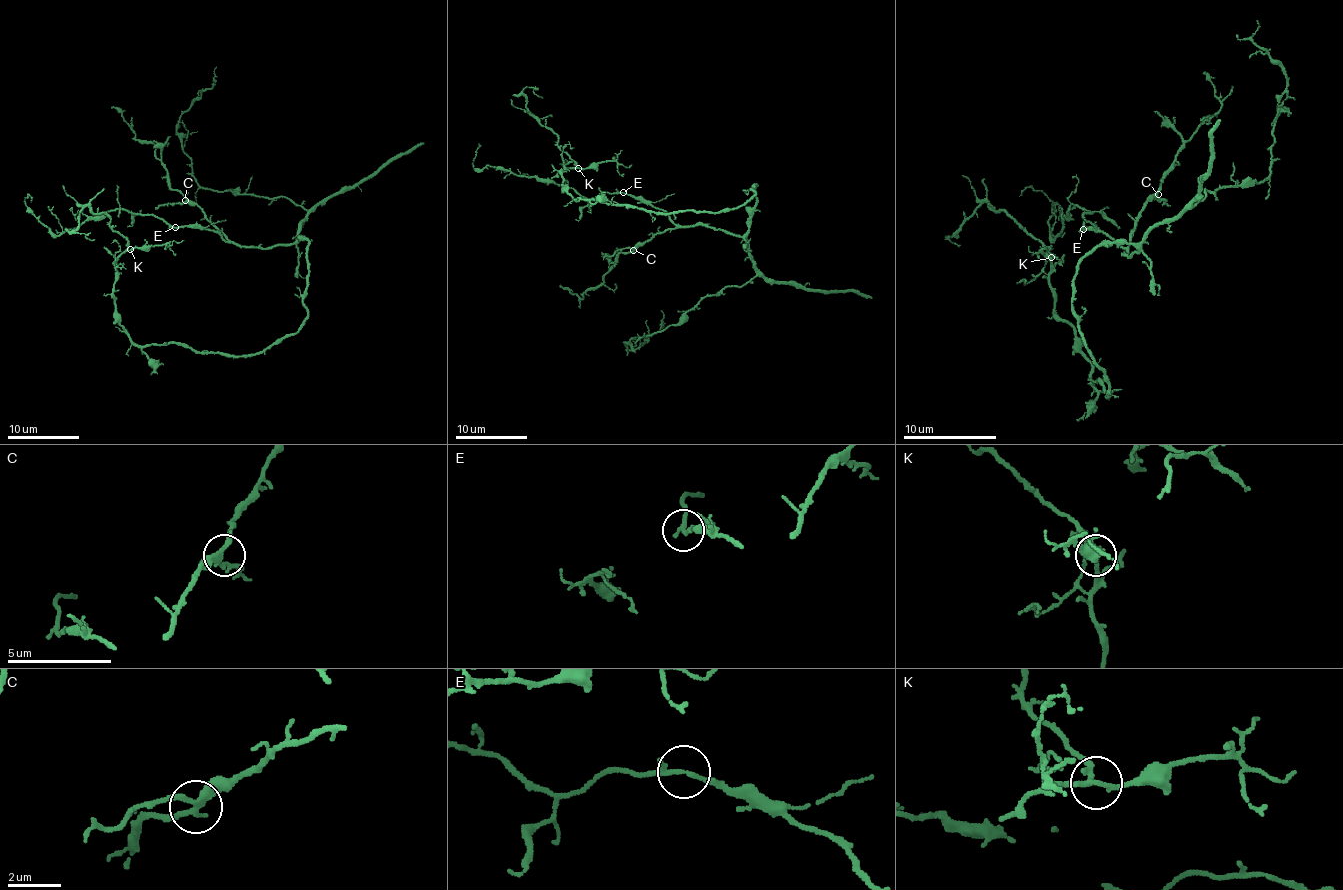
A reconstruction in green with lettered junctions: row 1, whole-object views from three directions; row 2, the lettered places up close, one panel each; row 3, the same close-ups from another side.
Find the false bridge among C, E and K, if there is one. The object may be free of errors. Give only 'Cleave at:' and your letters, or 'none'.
Cleave at: none

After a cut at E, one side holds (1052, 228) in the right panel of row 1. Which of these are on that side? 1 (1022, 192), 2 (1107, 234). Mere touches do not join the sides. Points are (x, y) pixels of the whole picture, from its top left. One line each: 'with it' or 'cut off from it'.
1: with it
2: cut off from it

